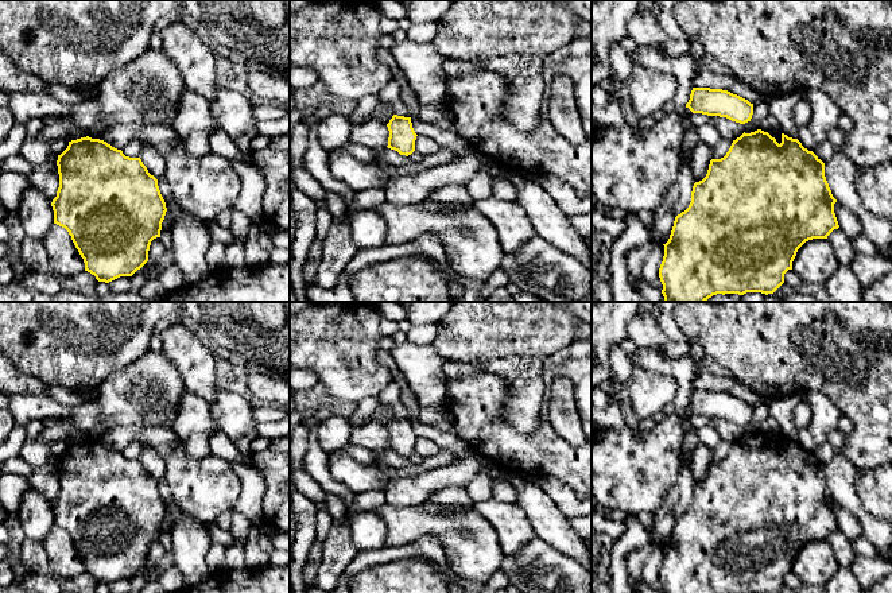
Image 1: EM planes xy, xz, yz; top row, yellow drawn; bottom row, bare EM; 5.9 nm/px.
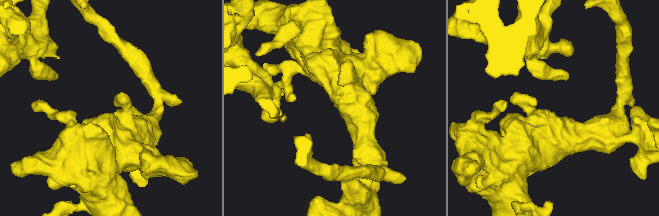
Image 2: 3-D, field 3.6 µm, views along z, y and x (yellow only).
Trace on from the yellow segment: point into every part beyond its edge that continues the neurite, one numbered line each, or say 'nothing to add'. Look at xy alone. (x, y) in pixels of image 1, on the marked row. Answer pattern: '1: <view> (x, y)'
nothing to add

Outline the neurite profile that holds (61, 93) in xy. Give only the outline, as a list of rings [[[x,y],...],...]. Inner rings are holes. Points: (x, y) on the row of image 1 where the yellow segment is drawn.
[[[47,84],[44,93],[50,94],[57,101],[63,102],[63,104],[77,104],[86,100],[82,90],[75,90],[59,84]]]

